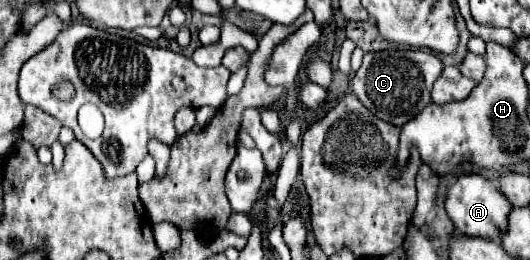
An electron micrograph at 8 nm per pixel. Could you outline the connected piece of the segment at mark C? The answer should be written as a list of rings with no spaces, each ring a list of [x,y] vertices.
[[[392,48],[380,52],[368,52],[362,68],[352,76],[350,88],[358,100],[378,118],[394,126],[404,126],[420,110],[432,102],[432,86],[442,74],[442,62],[420,48]]]

